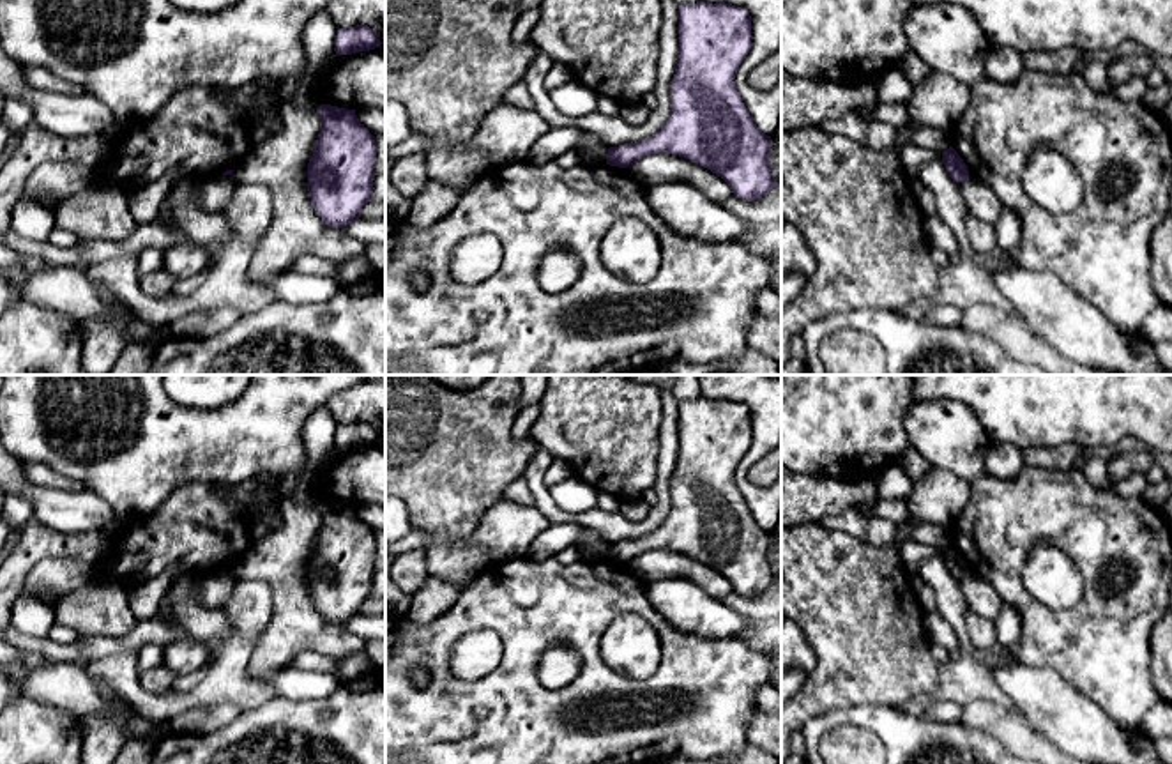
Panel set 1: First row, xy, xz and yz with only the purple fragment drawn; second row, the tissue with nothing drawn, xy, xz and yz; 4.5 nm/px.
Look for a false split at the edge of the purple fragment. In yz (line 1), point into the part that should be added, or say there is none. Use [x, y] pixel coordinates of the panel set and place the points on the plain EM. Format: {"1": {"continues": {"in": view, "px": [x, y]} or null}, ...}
{"1": {"continues": null}}

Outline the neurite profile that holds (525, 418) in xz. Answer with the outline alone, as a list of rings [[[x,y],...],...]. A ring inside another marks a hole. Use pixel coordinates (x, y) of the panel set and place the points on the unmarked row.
[[[539,403],[525,407],[523,410],[518,412],[513,423],[513,435],[516,440],[529,435],[537,414],[539,414]]]

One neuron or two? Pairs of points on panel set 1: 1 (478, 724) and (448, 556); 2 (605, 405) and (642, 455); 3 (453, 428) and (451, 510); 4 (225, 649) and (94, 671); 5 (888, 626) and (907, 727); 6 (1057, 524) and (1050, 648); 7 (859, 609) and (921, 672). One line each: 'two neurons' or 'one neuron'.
1: two neurons
2: one neuron
3: one neuron
4: one neuron
5: two neurons
6: one neuron
7: one neuron

